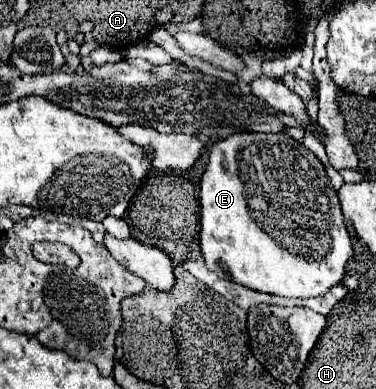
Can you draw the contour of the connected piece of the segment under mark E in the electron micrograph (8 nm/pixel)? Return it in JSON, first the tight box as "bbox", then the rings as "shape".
{"bbox":[199,132,353,298],"shape":[[[237,132],[215,142],[209,150],[209,162],[201,176],[199,204],[199,242],[207,268],[225,280],[243,284],[257,292],[287,298],[321,296],[331,286],[341,282],[343,264],[347,264],[353,256],[339,198],[331,186],[323,162],[289,134]]]}

